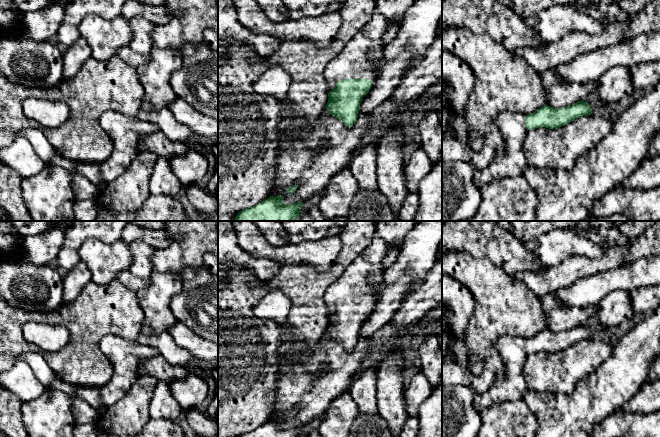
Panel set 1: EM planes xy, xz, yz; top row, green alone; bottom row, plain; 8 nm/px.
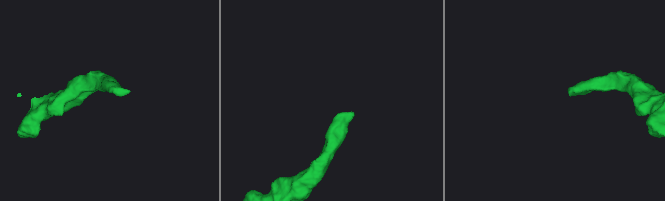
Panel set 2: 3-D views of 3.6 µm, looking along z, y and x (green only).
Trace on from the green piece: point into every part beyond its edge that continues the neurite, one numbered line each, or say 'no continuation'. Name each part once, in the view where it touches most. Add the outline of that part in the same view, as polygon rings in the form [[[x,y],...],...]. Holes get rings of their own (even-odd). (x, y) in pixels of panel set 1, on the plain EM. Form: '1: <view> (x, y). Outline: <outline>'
1: xz (354, 286). Outline: [[[380,236],[374,237],[371,244],[346,268],[344,274],[327,288],[324,301],[328,312],[344,303],[367,302],[373,305],[376,302],[385,284],[386,271],[381,263],[389,249],[389,245]]]

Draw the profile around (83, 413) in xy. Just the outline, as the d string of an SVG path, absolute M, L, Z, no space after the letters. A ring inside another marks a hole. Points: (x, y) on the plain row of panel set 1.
M71 395L71 397L72 412L76 423L96 423L99 418L97 411L82 399L77 398L74 395Z

